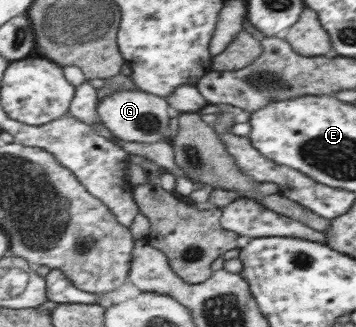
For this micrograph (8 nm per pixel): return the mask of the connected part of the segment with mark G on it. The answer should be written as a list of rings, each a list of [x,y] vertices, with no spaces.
[[[144,90],[113,91],[106,99],[98,102],[97,112],[100,121],[114,137],[122,141],[138,143],[154,143],[164,139],[164,131],[168,128],[168,103],[164,97],[146,93]]]

